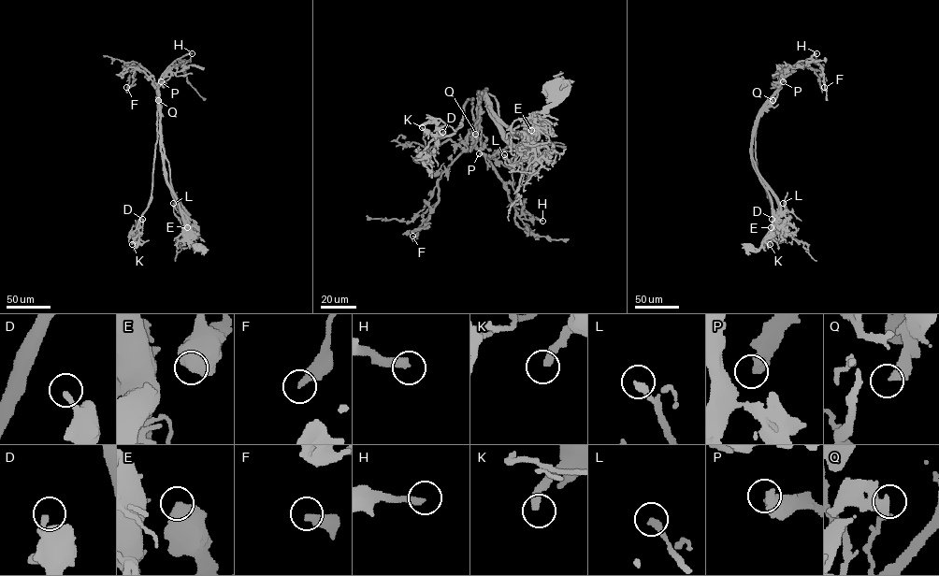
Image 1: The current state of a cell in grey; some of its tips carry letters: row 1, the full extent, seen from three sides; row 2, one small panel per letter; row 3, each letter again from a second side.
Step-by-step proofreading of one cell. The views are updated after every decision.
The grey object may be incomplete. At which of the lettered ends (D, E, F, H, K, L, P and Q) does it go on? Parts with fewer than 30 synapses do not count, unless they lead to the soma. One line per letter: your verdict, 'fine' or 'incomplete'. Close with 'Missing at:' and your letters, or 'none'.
D: fine
E: fine
F: fine
H: incomplete
K: fine
L: fine
P: incomplete
Q: fine
Missing at: H, P

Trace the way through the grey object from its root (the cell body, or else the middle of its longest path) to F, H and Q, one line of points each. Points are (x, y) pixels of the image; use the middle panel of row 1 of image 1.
F: (560, 85), (523, 135), (478, 92), (476, 140), (442, 174), (438, 203), (412, 236)
H: (560, 85), (523, 135), (478, 92), (475, 146), (509, 200), (542, 221)
Q: (560, 85), (553, 103), (526, 123), (523, 135), (510, 128), (478, 92), (480, 122), (475, 134)

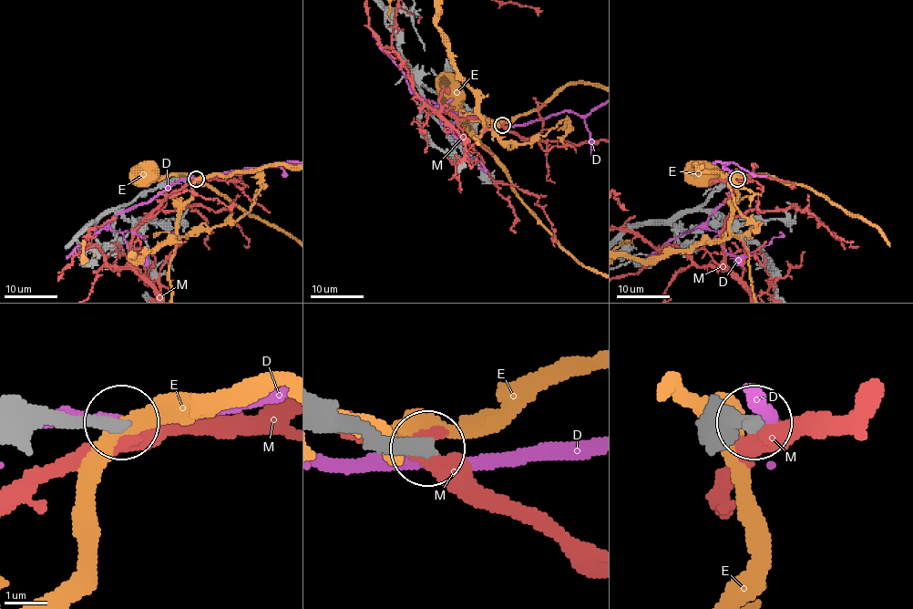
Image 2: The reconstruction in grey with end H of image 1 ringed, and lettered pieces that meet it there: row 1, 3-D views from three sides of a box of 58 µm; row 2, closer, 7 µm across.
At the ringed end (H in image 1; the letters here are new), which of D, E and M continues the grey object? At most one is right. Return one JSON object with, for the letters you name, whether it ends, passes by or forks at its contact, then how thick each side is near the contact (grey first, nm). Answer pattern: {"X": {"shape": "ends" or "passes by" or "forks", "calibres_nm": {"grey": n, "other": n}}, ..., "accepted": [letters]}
{"accepted": []}

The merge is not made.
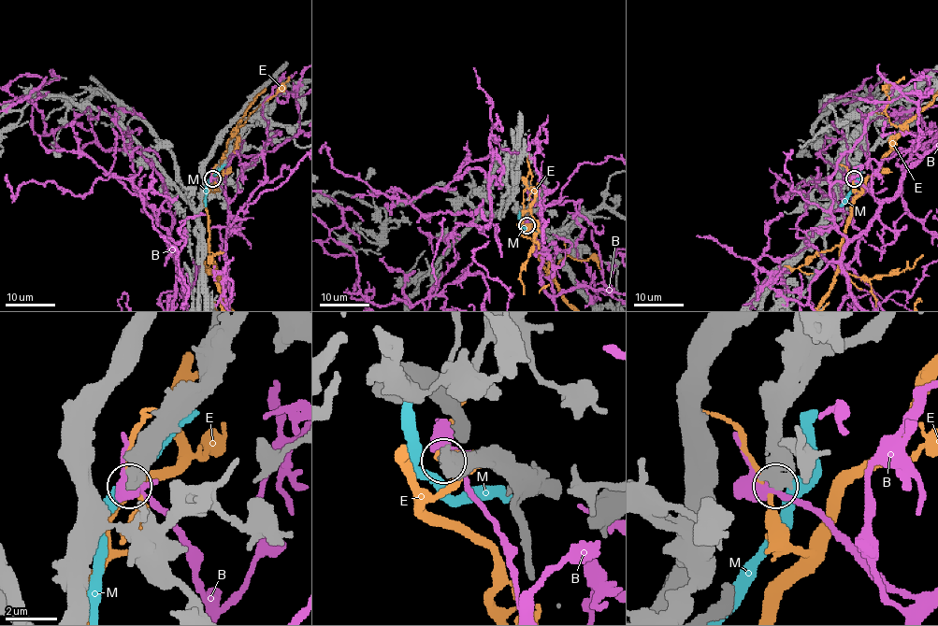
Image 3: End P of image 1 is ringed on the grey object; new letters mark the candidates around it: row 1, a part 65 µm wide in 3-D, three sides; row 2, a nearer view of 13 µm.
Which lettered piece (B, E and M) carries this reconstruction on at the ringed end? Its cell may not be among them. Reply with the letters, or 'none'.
none

